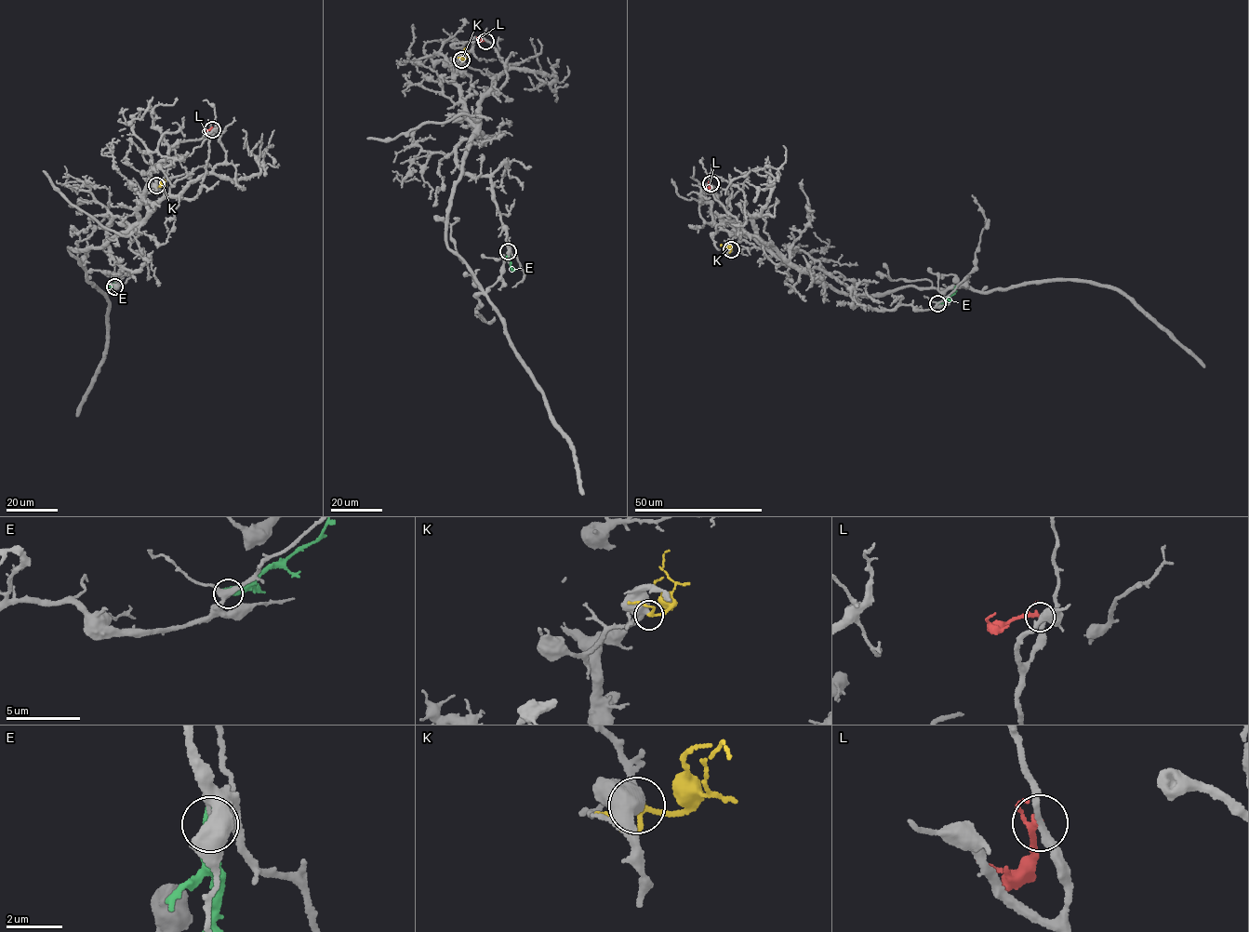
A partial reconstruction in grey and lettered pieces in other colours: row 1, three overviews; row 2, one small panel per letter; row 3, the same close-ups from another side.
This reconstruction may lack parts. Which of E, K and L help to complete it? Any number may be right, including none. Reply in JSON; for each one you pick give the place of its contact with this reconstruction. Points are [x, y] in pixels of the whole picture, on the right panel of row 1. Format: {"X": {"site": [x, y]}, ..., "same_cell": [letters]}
{"same_cell": []}

